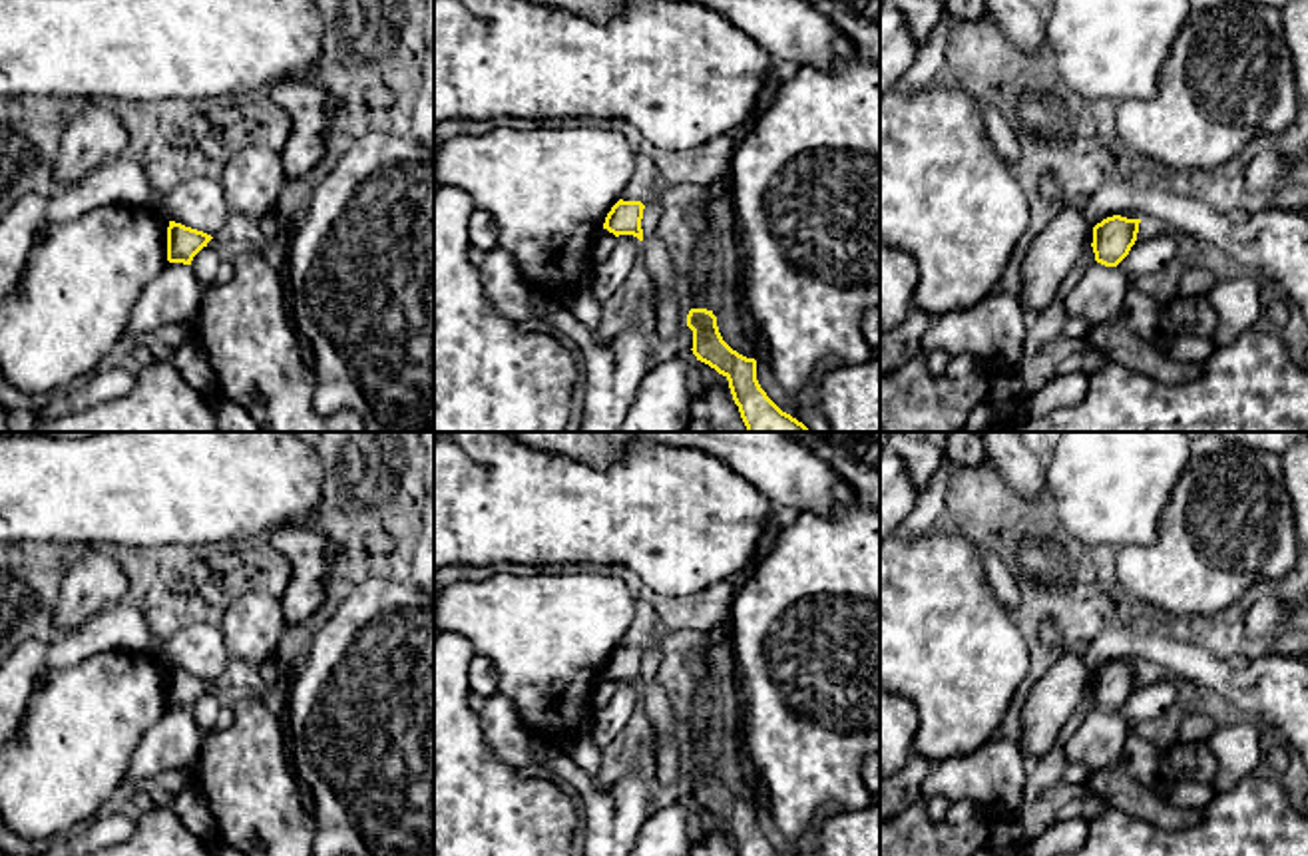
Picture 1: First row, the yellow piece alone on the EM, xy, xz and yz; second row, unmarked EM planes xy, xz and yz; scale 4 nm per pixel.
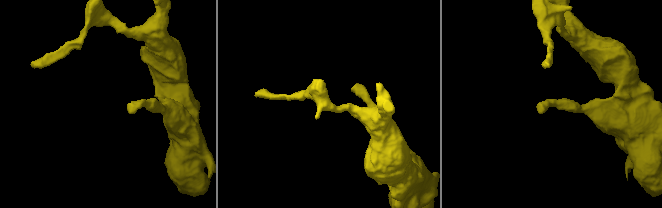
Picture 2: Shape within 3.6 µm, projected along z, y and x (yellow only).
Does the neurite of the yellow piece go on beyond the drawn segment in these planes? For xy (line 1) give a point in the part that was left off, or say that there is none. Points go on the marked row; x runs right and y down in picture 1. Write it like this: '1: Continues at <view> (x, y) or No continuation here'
1: No continuation here

